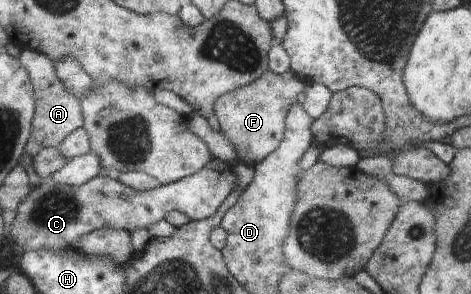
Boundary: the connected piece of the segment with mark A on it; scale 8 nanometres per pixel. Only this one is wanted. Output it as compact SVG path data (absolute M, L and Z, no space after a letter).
M22 49L18 60L31 76L31 84L34 84L35 90L35 104L38 105L34 127L31 128L30 142L27 143L27 154L34 158L42 148L58 147L71 132L83 127L85 119L82 116L81 100L63 88L50 57L36 50Z

